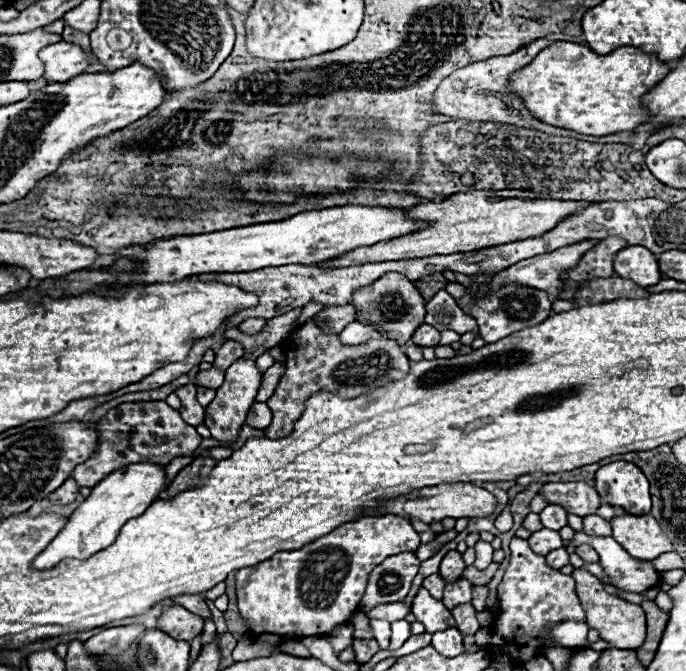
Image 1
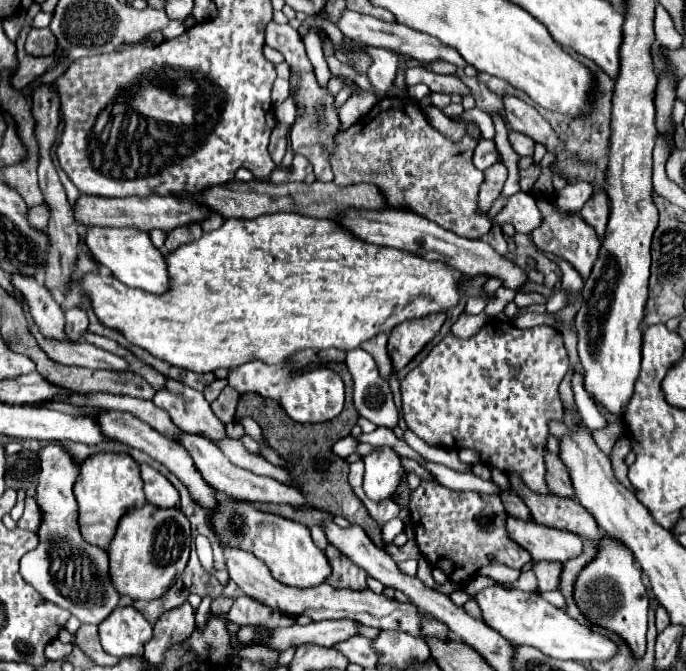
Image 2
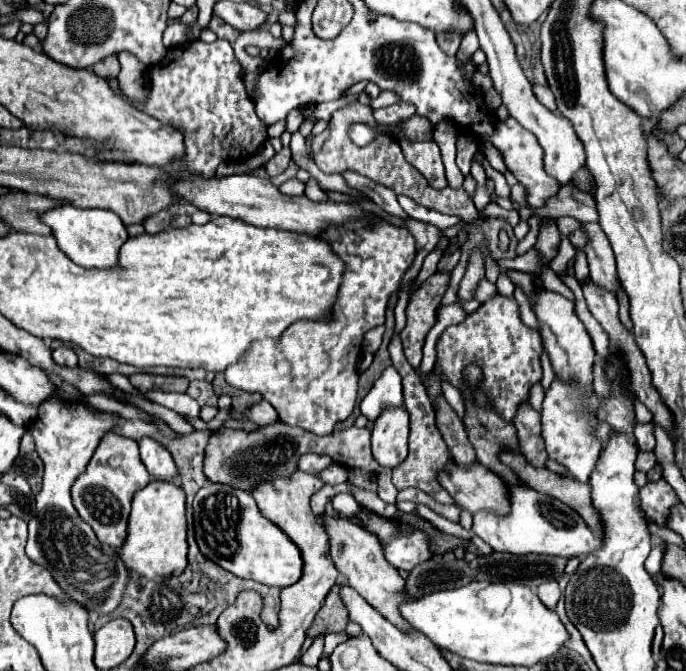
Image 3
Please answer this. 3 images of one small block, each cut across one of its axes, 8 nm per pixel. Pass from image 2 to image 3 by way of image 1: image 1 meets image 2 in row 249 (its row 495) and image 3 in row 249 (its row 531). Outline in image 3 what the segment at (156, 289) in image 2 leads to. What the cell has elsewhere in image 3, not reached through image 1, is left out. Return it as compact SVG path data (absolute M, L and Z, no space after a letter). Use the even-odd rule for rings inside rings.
M60 206L48 210L44 214L44 224L52 228L52 234L58 242L58 248L76 264L84 268L116 268L118 266L118 252L120 246L128 240L128 230L110 210L100 208L76 208L76 206Z

